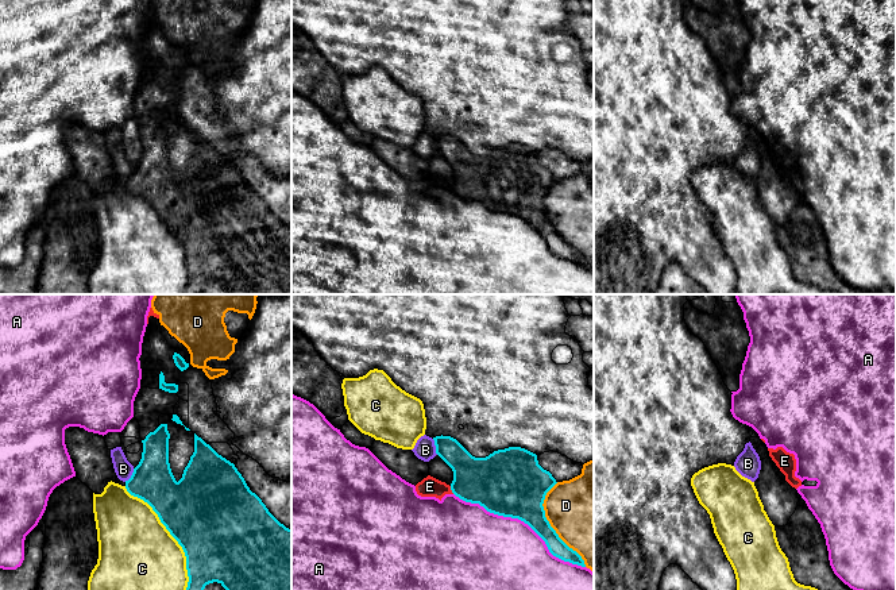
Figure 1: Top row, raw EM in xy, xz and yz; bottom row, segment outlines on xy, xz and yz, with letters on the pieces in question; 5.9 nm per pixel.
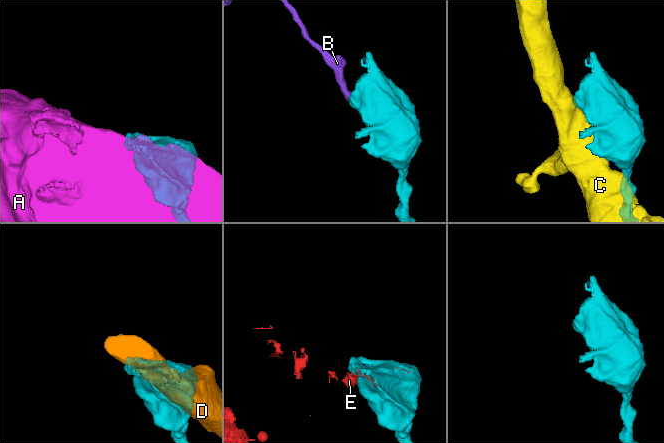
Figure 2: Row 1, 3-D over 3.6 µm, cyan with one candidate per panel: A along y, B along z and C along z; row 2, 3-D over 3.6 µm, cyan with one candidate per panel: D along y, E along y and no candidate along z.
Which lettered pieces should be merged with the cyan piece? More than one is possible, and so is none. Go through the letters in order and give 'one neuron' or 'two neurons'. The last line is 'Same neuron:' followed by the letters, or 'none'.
A: two neurons
B: two neurons
C: two neurons
D: two neurons
E: two neurons
Same neuron: none

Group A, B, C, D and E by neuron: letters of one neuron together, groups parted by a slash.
A E / B / C / D

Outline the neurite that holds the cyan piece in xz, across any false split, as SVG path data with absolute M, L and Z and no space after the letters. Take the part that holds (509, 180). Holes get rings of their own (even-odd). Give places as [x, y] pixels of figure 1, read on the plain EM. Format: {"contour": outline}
{"contour": "M441 132L433 138L436 151L453 169L451 188L456 194L466 200L479 201L490 211L524 219L545 239L553 254L586 265L582 254L559 235L545 215L542 204L545 193L557 180L538 162L536 151L521 144L509 144L494 149L486 155L475 155L451 134Z"}

